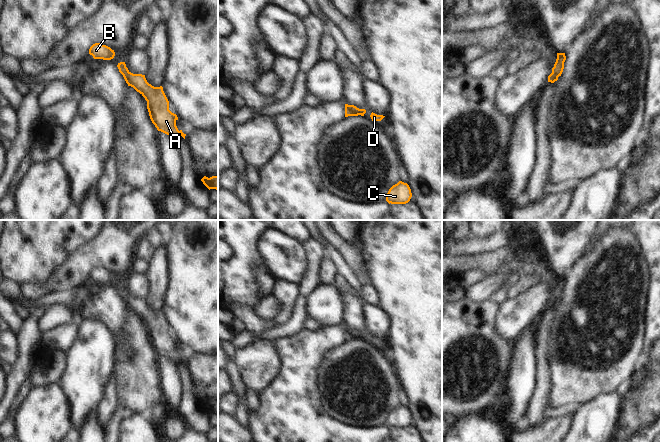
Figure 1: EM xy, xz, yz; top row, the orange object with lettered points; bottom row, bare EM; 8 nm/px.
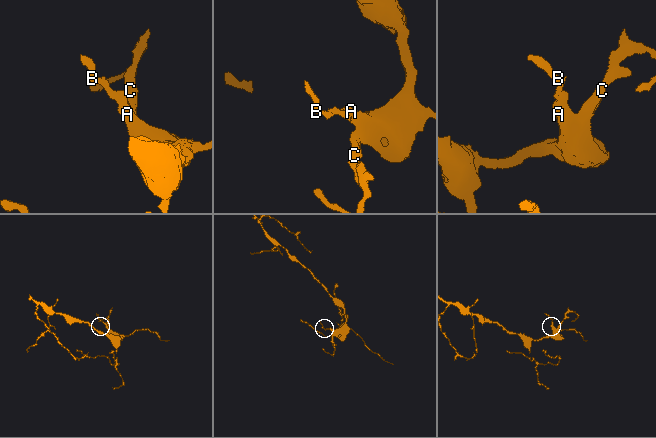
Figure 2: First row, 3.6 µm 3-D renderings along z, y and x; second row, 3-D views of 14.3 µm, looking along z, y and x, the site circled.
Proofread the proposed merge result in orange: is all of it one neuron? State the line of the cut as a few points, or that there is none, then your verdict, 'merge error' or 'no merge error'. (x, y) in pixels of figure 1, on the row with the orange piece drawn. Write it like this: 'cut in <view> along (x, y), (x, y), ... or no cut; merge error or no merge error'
no cut; no merge error

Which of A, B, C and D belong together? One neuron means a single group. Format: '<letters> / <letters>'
A B C D

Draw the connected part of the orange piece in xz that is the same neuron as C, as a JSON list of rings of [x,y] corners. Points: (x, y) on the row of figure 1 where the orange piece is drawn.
[[[399,181],[393,185],[386,196],[386,201],[390,204],[406,204],[412,197],[411,189],[407,183]]]

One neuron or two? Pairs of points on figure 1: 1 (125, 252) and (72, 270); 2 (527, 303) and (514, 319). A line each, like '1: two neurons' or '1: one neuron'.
1: one neuron
2: one neuron

